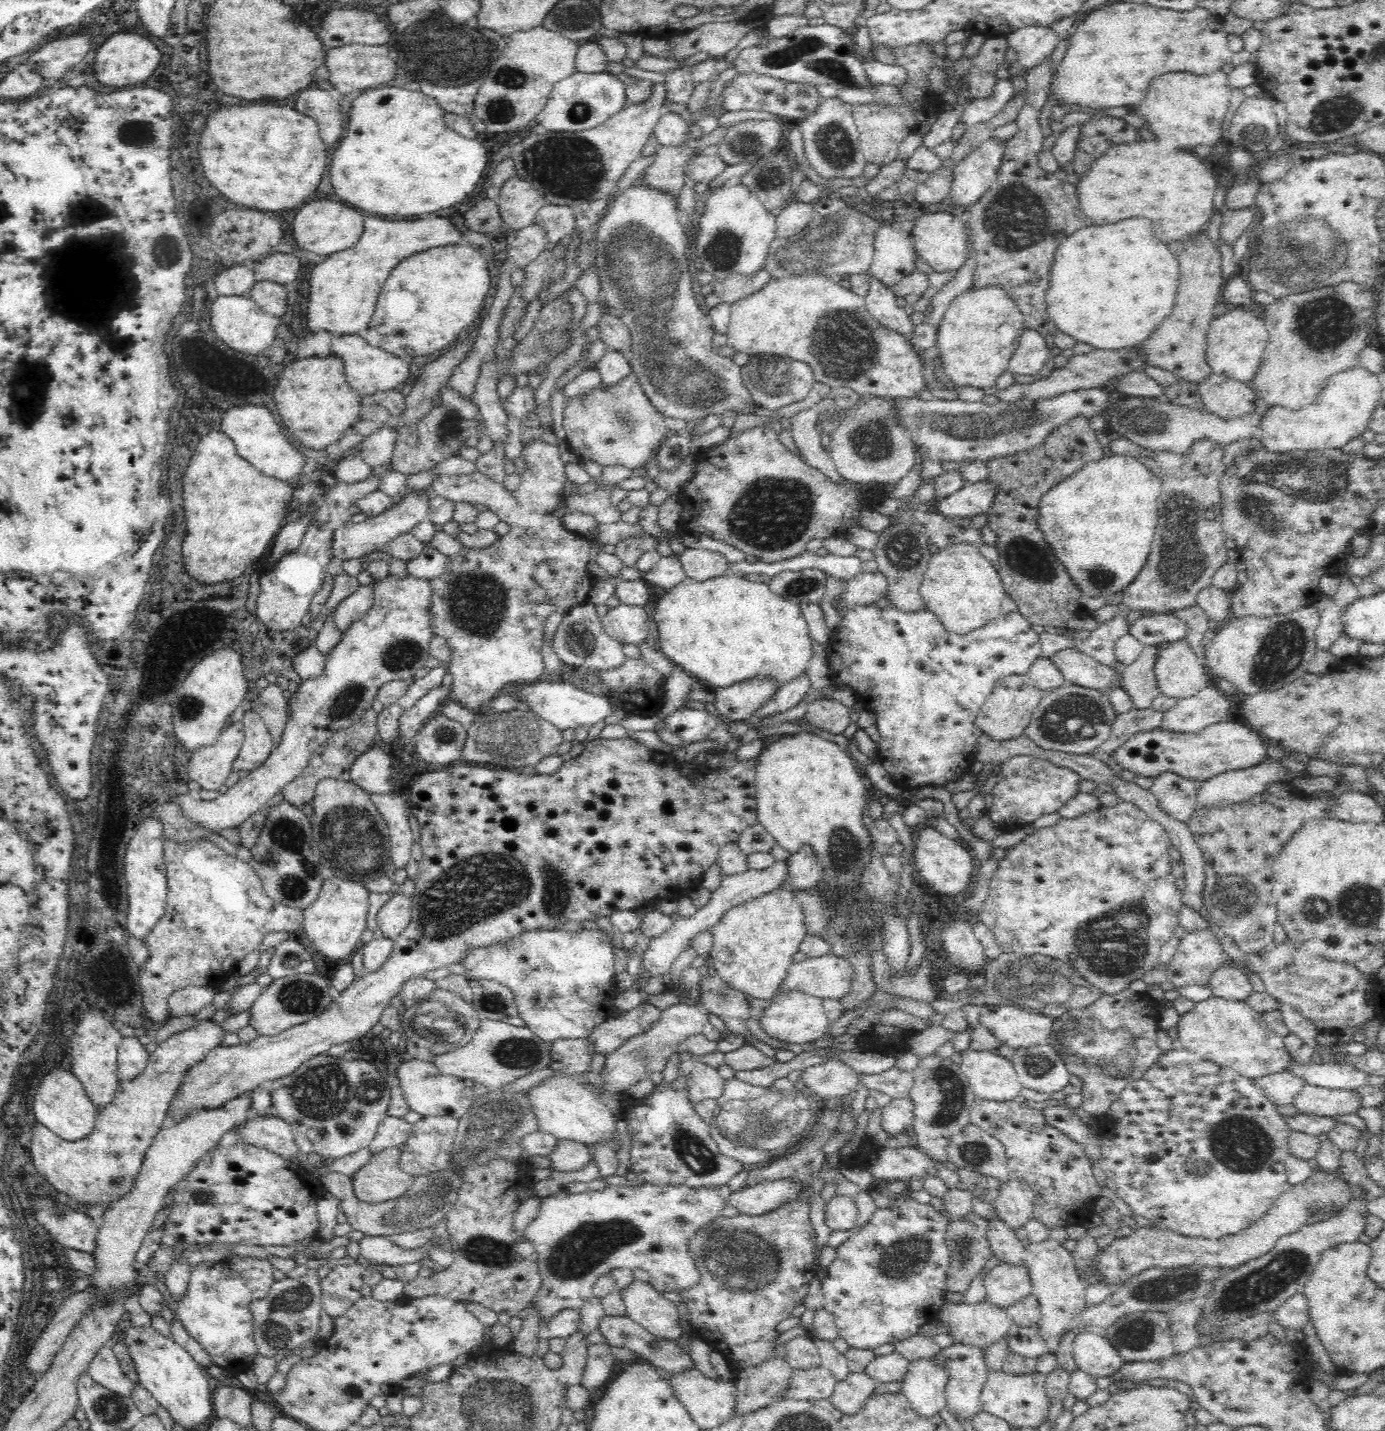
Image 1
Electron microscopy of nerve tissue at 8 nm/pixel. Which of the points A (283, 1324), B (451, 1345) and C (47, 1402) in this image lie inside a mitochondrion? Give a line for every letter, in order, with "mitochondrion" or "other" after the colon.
A: mitochondrion
B: other
C: other

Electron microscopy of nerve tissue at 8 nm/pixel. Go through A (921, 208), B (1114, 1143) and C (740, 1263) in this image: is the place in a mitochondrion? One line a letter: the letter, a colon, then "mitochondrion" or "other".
A: other
B: other
C: mitochondrion

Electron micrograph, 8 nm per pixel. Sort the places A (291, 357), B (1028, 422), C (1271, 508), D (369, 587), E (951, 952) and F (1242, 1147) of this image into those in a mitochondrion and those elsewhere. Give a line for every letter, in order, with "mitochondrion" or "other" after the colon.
A: other
B: mitochondrion
C: mitochondrion
D: other
E: mitochondrion
F: mitochondrion

